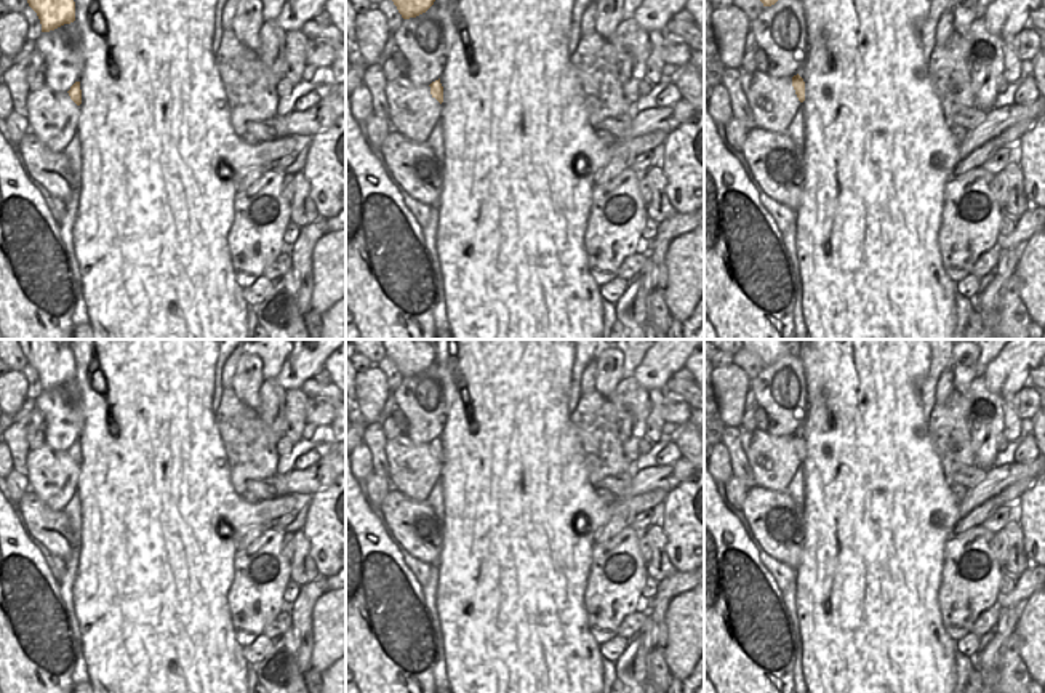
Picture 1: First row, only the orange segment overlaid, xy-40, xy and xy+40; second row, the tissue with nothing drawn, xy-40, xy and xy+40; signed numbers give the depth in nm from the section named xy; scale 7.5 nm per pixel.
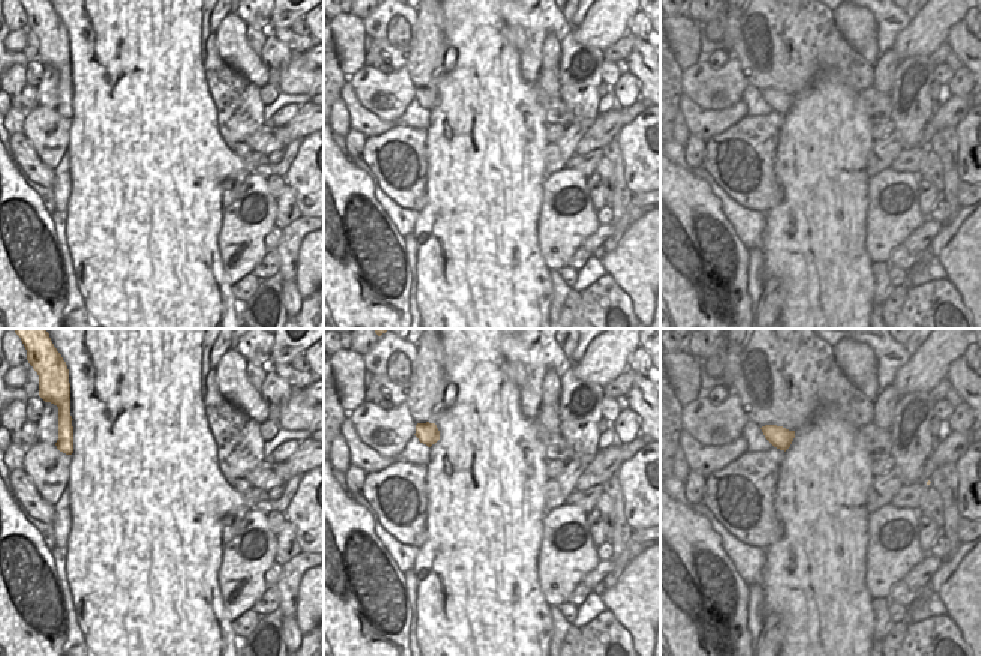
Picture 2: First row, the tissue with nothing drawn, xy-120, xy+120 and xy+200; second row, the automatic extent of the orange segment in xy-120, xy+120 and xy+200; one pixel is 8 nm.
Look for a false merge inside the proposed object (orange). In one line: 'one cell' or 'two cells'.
one cell

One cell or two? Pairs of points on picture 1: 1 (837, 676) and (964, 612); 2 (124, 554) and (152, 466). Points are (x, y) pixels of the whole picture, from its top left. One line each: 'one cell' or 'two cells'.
1: two cells
2: one cell

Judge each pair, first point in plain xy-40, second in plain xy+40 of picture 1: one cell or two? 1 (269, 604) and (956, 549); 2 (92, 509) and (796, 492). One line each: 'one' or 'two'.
1: one
2: two

